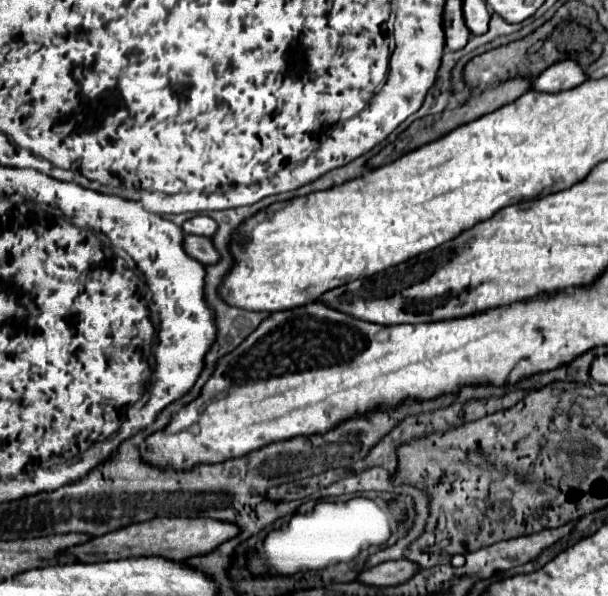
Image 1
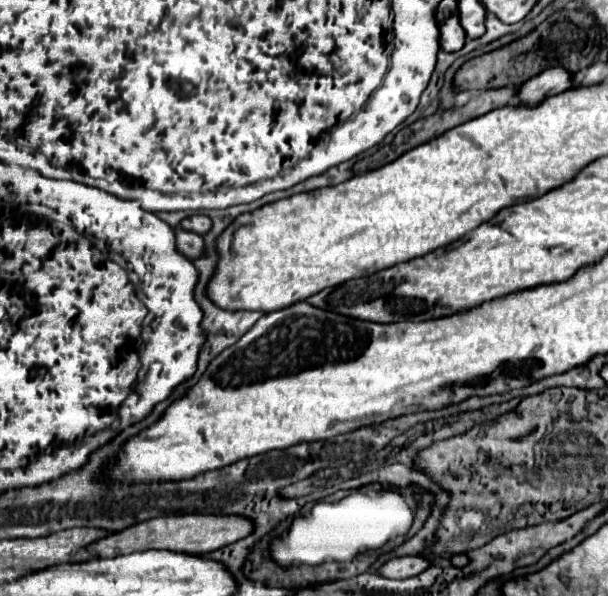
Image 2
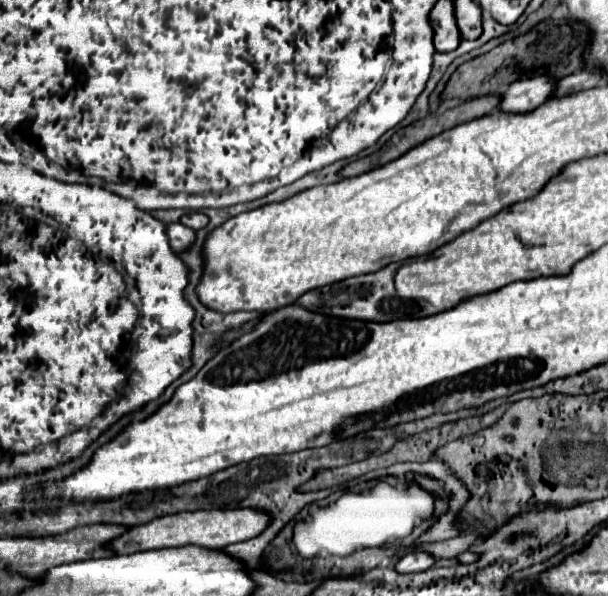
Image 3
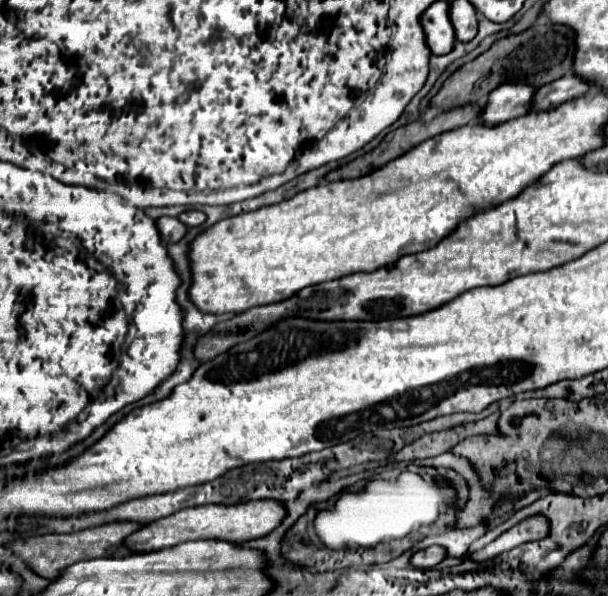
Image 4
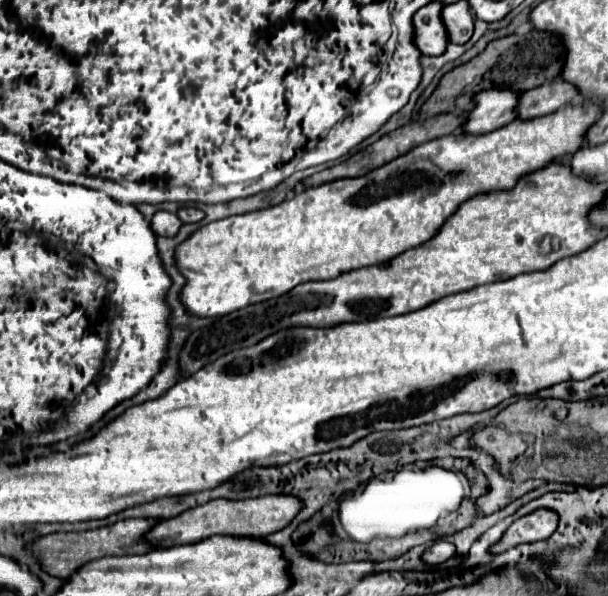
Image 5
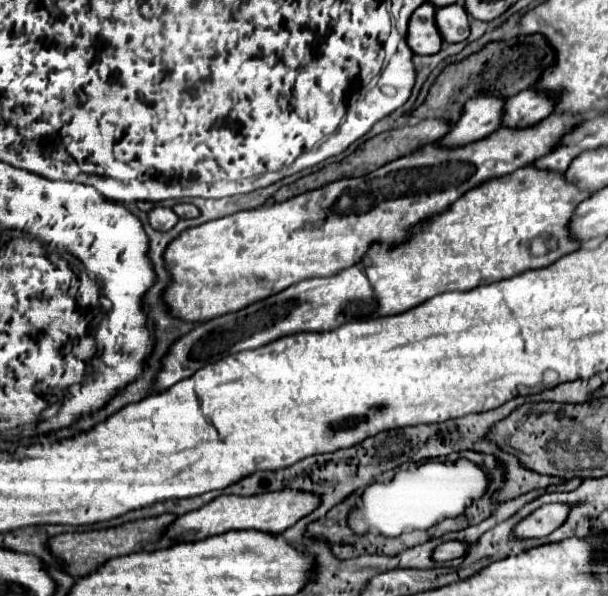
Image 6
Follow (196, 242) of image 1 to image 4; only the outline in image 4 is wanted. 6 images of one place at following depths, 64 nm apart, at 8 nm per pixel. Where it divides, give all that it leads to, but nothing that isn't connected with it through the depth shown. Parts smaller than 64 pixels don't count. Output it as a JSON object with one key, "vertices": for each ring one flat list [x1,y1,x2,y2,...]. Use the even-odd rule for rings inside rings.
{"vertices":[[160,218,158,228,160,228,162,240,170,242,170,244,180,242,180,238,186,236,186,226,178,218]]}

